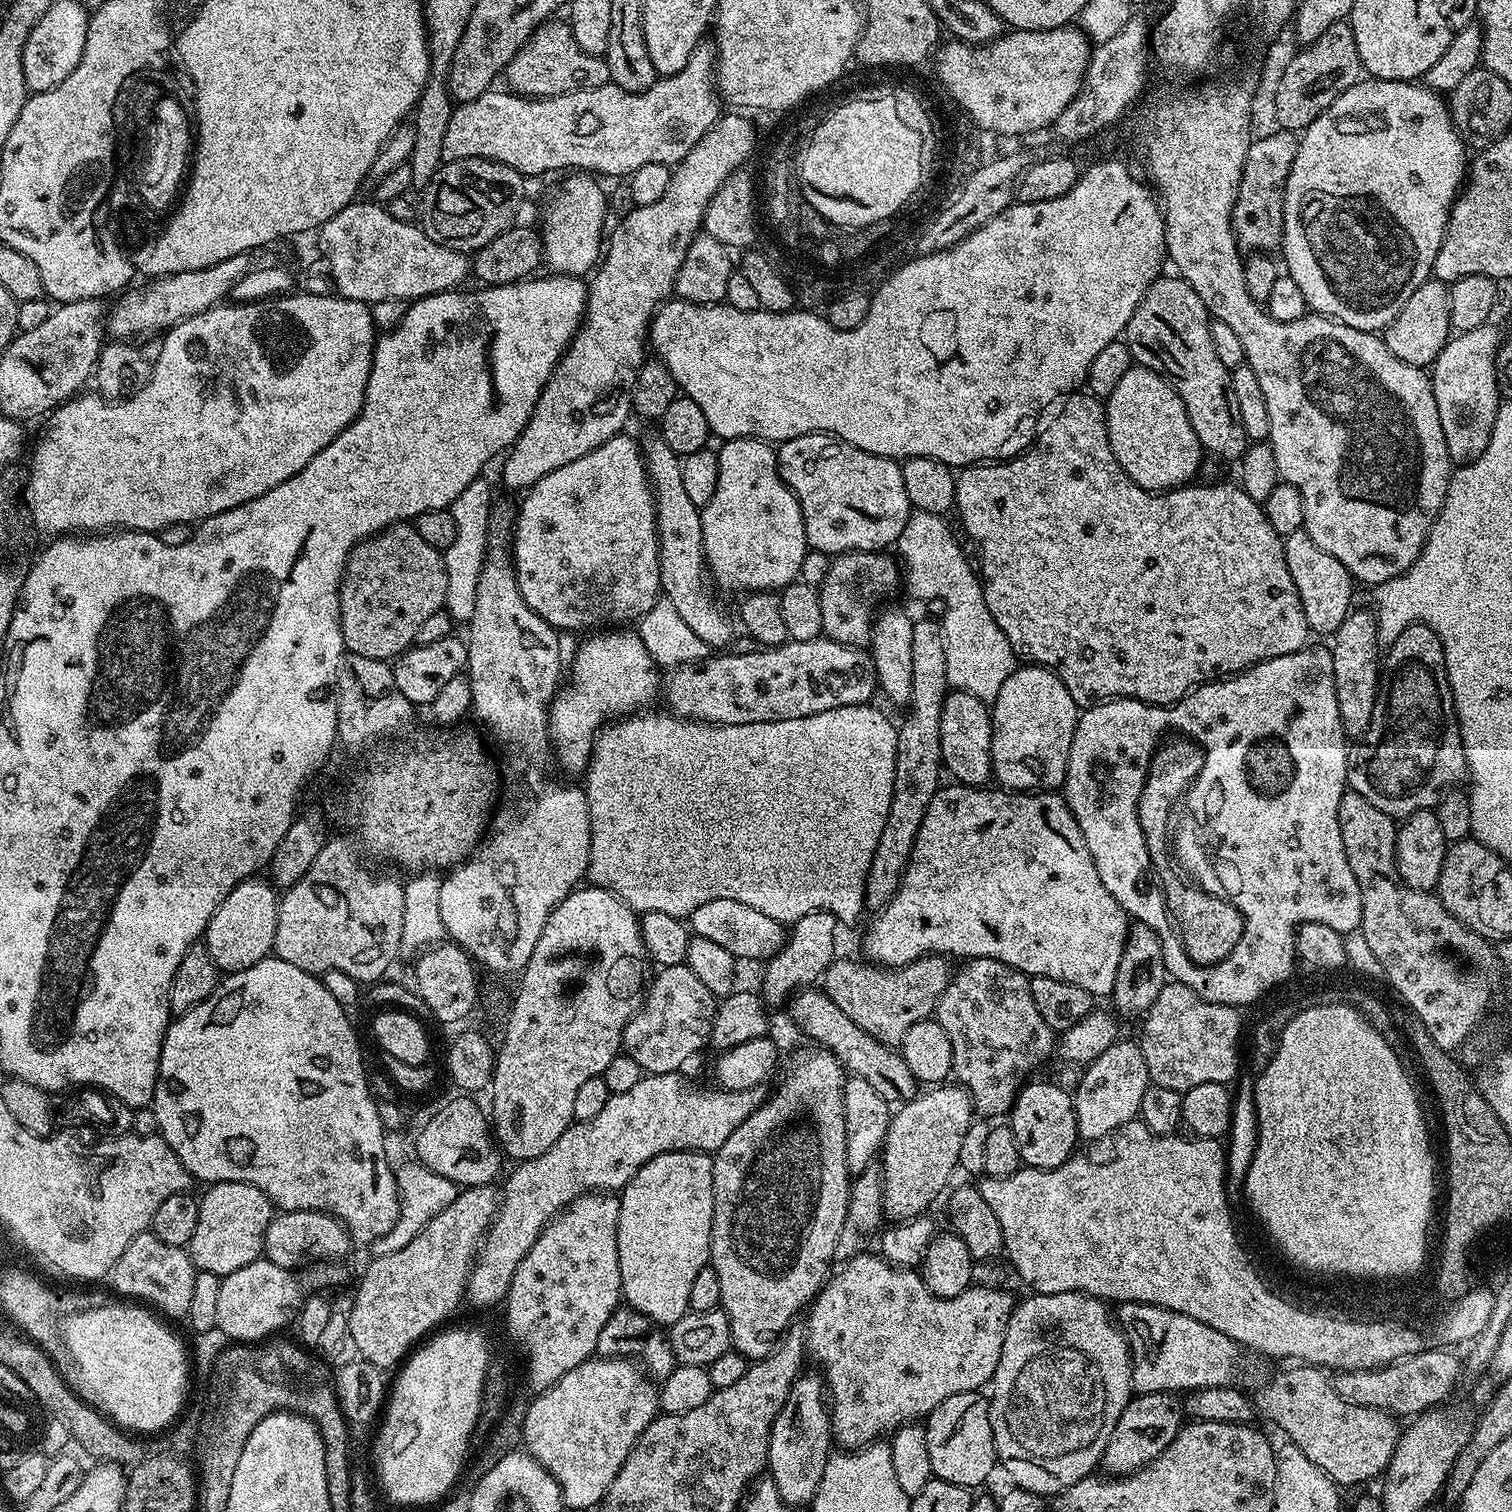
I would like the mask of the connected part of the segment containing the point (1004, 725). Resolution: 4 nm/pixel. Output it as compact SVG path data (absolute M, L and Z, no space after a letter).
M1031 662L1023 665L1025 668L1011 669L1008 672L1006 682L1002 682L1002 690L998 690L994 703L991 705L992 714L992 776L1000 779L1005 789L1017 792L1035 792L1037 790L1056 790L1064 783L1064 776L1068 773L1068 759L1070 758L1070 742L1074 738L1076 723L1080 721L1081 709L1070 698L1070 690L1066 690L1064 683L1048 668L1042 668Z

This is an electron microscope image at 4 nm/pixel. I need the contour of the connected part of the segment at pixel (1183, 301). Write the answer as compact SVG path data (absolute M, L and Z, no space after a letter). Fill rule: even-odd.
M1161 274L1138 302L1122 337L1133 361L1141 368L1159 372L1182 398L1190 426L1198 434L1205 453L1239 461L1250 443L1232 399L1230 370L1222 366L1212 341L1212 325L1206 306L1179 275Z

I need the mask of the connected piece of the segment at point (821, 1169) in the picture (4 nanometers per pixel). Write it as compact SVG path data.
M808 1046L805 1052L796 1052L788 1064L788 1073L784 1081L777 1086L765 1100L726 1142L712 1156L714 1166L714 1214L712 1215L712 1250L710 1253L710 1266L718 1274L718 1283L722 1285L722 1298L720 1307L728 1315L730 1334L732 1335L732 1348L744 1355L749 1362L761 1360L776 1341L784 1335L785 1330L793 1327L796 1315L800 1308L807 1309L815 1300L820 1289L829 1279L828 1263L834 1260L834 1242L838 1242L838 1230L842 1230L842 1221L846 1219L846 1202L852 1189L853 1177L848 1170L846 1162L846 1124L844 1122L844 1082L846 1069L836 1060L836 1055L826 1048Z

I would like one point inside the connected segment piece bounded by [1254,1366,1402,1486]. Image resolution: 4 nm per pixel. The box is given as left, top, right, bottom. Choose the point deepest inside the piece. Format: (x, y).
(1351, 1444)

